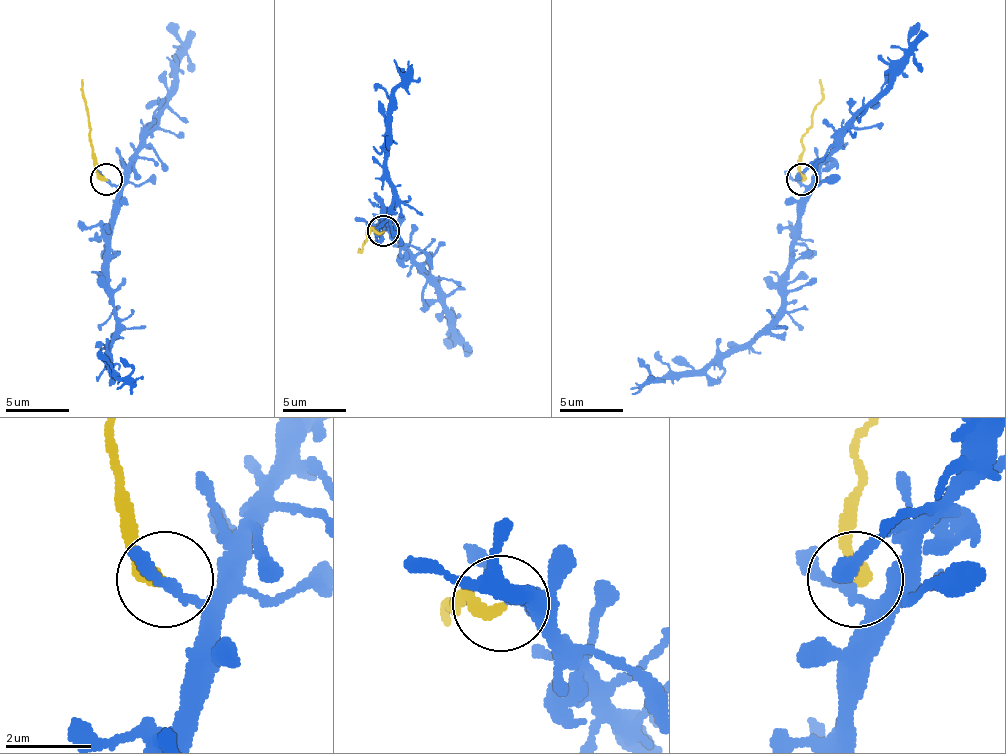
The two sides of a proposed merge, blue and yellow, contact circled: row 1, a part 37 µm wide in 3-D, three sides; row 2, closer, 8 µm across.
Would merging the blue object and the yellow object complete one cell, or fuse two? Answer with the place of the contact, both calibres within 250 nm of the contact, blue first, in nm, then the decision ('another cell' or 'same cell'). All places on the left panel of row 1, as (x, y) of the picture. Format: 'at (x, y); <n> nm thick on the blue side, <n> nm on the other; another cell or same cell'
at (106, 179); 190 nm thick on the blue side, 340 nm on the other; another cell

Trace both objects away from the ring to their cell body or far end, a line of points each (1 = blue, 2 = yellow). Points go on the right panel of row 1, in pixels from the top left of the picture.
1: (799, 178), (802, 216), (793, 254), (786, 305), (745, 343), (717, 353), (701, 369), (656, 378), (637, 356)
2: (802, 178), (799, 169), (812, 111), (821, 99), (818, 80)

